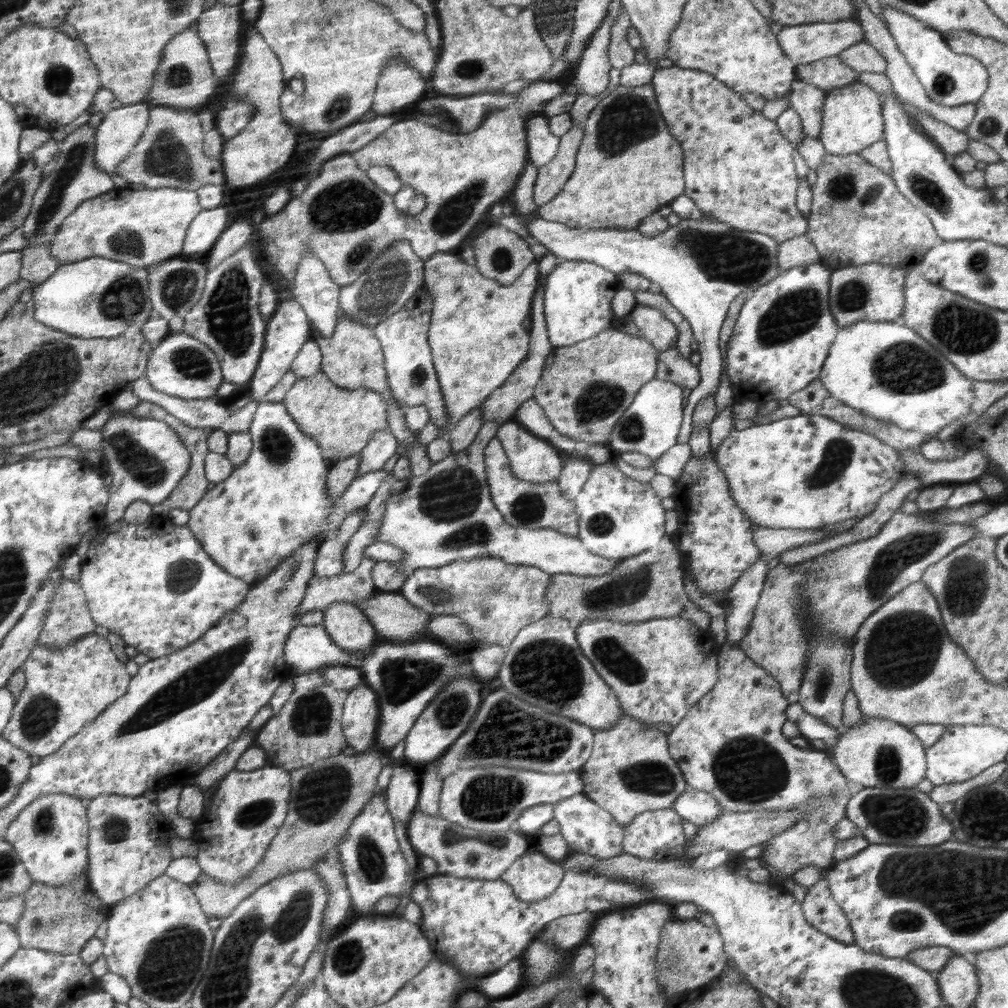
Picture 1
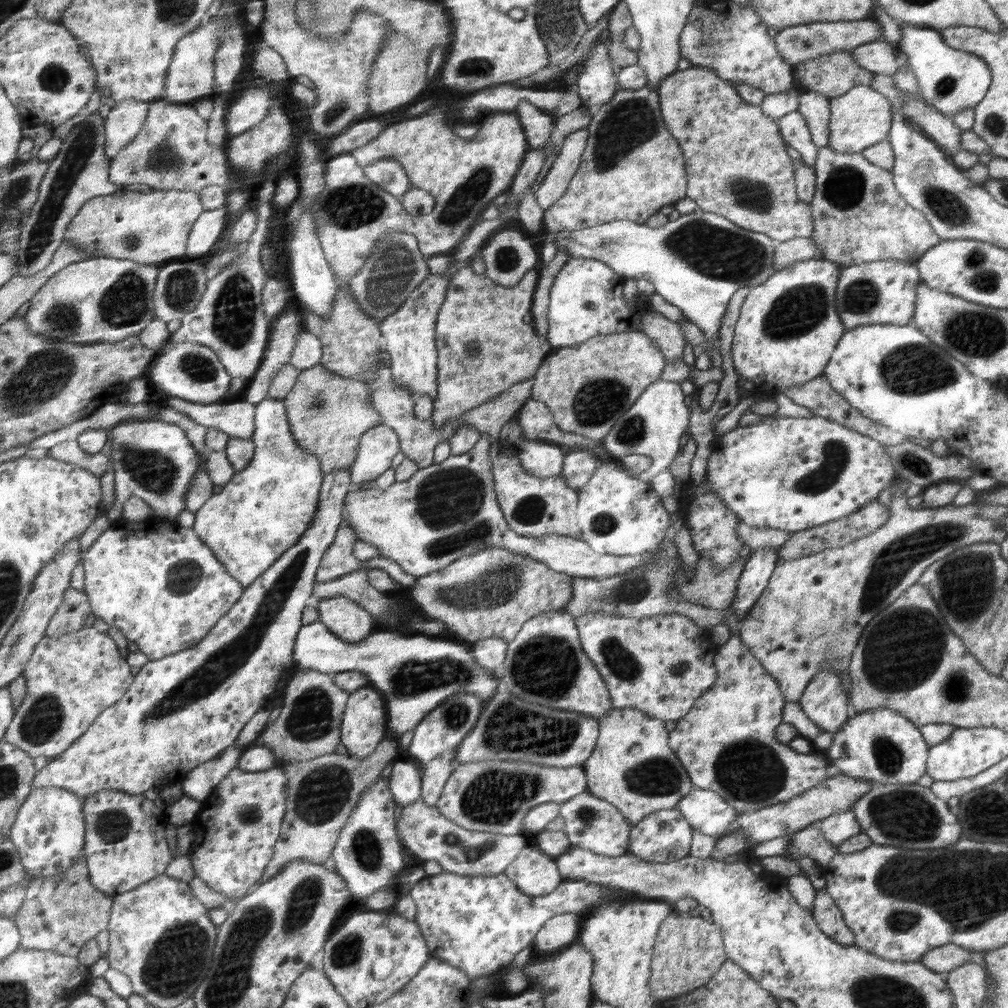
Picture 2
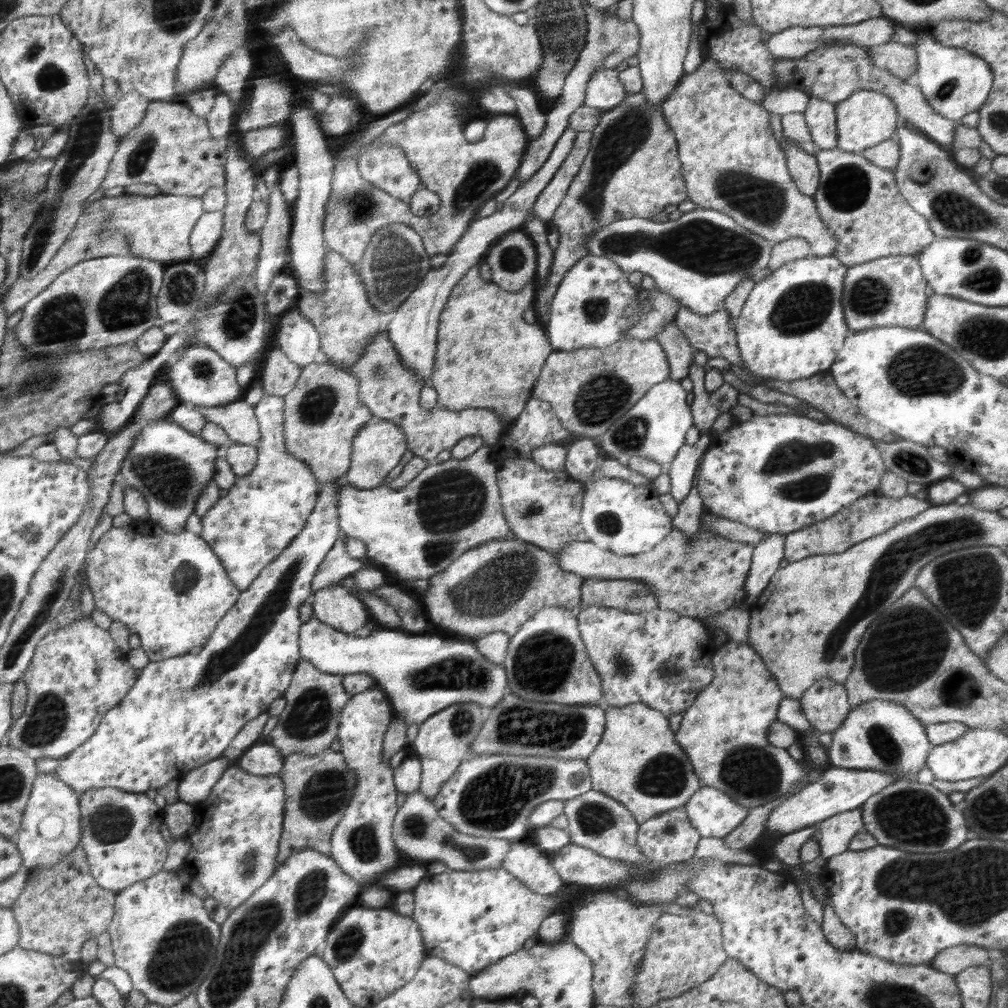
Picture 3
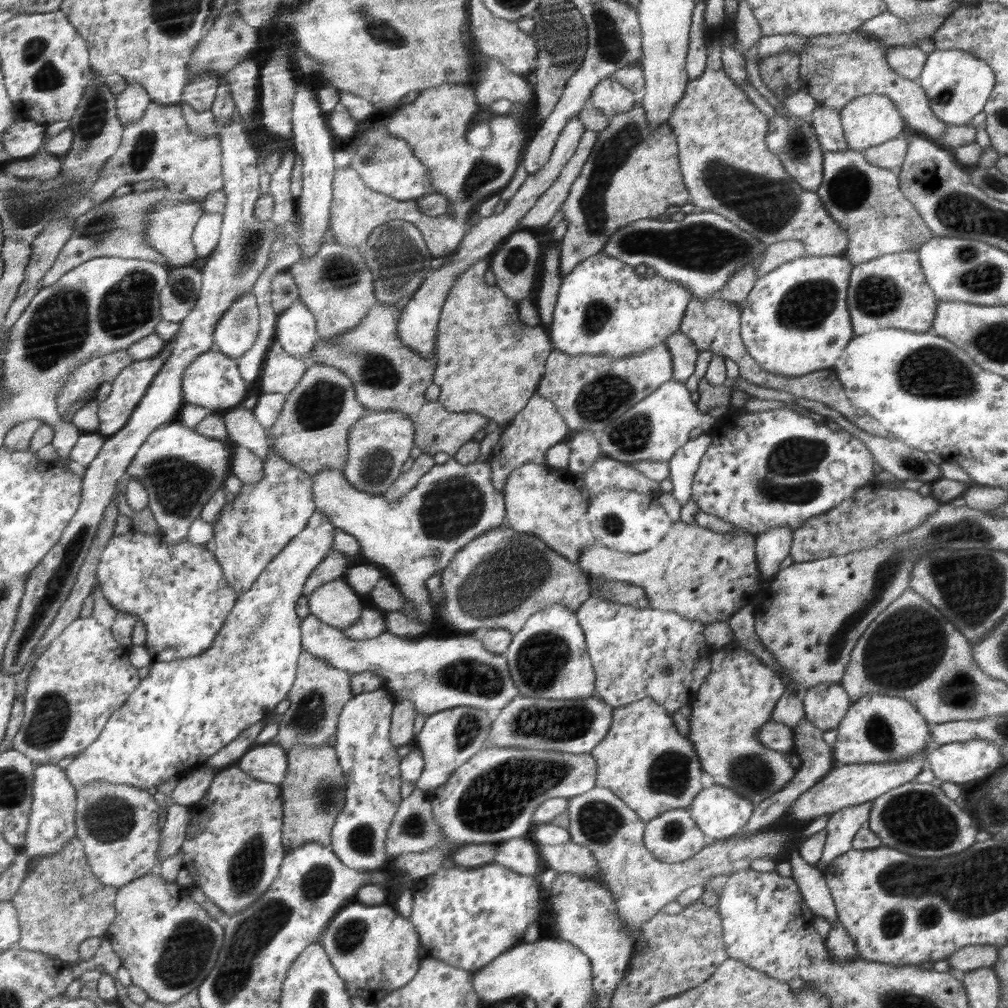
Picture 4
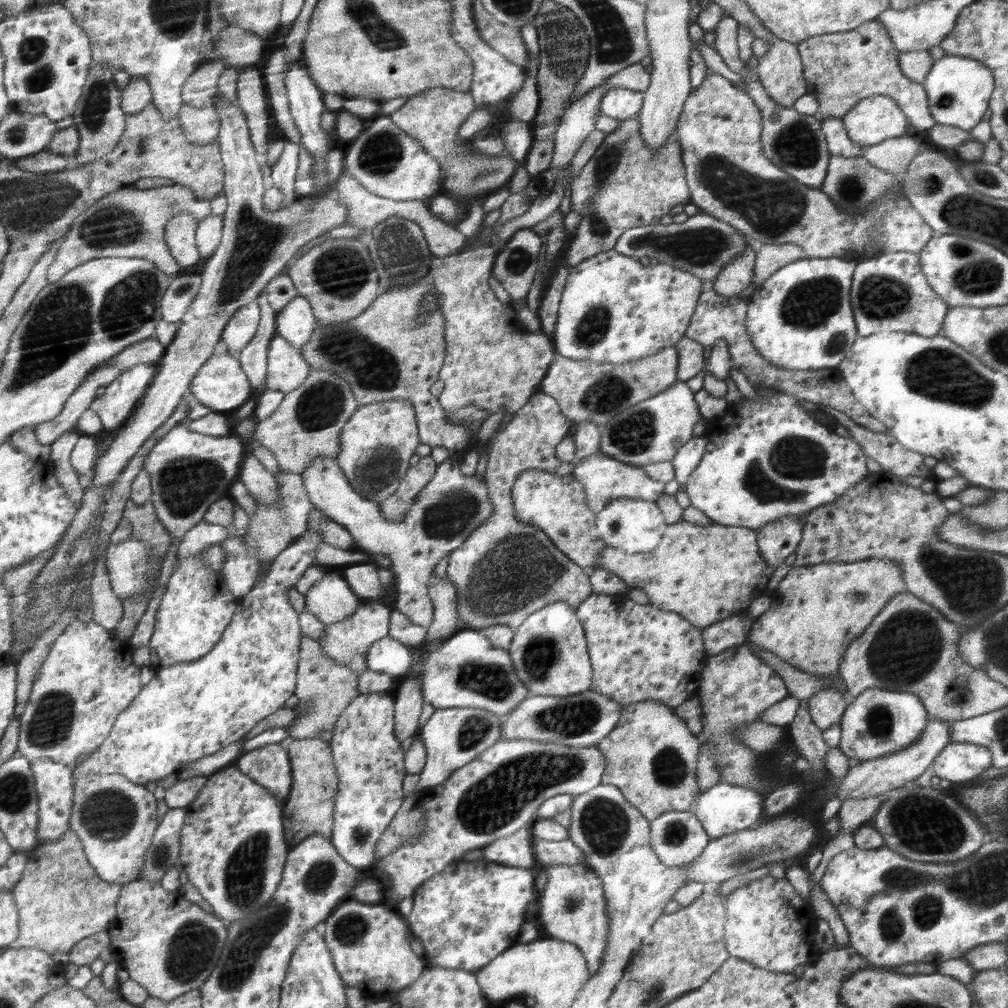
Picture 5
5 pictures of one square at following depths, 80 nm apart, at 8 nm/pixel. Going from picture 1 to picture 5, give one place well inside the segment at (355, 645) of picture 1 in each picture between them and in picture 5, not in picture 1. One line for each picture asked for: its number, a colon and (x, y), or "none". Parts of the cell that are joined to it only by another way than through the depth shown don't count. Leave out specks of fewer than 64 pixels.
2: (344, 617)
3: (334, 605)
4: (335, 603)
5: (331, 598)

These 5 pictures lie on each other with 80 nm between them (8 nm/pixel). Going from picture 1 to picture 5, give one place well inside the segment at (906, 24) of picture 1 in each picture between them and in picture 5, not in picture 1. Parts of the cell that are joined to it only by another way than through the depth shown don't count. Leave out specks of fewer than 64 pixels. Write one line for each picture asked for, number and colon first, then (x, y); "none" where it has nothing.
2: (950, 80)
3: (956, 82)
4: (958, 84)
5: (958, 88)

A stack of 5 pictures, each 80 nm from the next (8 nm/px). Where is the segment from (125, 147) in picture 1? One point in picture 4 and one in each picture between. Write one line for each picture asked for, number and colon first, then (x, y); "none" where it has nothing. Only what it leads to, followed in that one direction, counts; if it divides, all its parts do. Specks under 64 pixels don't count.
2: (125, 121)
3: (128, 112)
4: (133, 102)

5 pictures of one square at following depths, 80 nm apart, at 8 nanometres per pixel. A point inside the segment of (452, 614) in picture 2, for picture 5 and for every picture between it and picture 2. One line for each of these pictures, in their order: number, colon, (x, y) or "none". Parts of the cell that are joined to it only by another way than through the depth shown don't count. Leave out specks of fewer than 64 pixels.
3: (496, 587)
4: (500, 580)
5: (506, 571)

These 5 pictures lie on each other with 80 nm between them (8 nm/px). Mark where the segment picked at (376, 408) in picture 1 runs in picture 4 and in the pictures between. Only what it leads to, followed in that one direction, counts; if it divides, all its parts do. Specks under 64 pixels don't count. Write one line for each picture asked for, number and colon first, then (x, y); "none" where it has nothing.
2: (328, 414)
3: (323, 412)
4: (311, 431)

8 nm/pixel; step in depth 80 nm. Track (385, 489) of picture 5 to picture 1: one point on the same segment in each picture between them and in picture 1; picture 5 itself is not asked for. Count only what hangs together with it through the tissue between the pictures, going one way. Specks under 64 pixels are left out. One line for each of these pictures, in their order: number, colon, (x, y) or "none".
1: (382, 446)
2: (378, 446)
3: (378, 447)
4: (379, 443)

